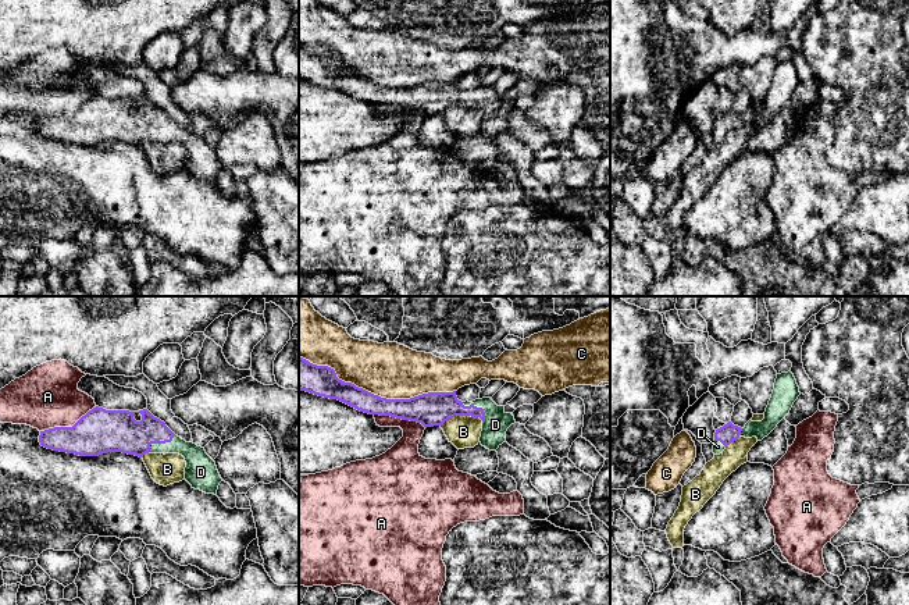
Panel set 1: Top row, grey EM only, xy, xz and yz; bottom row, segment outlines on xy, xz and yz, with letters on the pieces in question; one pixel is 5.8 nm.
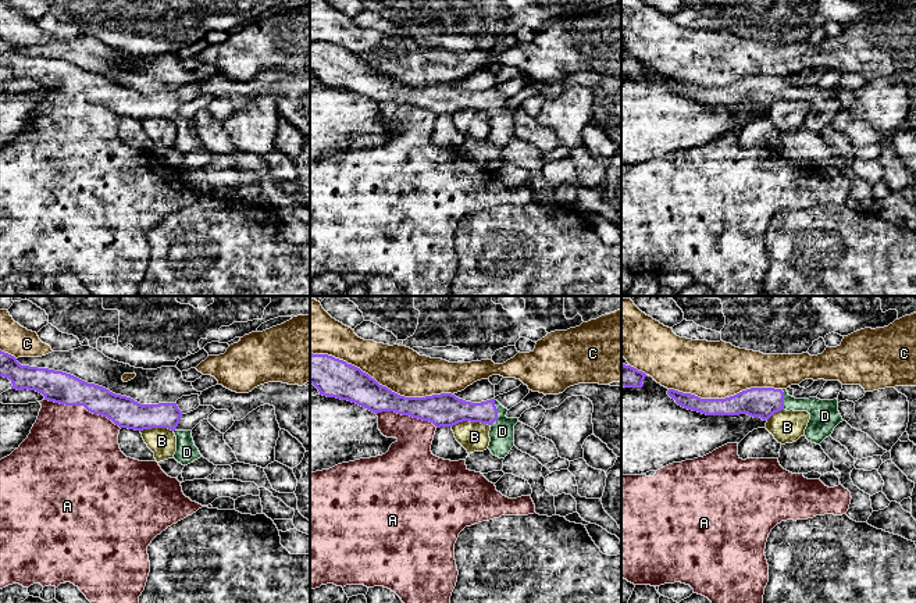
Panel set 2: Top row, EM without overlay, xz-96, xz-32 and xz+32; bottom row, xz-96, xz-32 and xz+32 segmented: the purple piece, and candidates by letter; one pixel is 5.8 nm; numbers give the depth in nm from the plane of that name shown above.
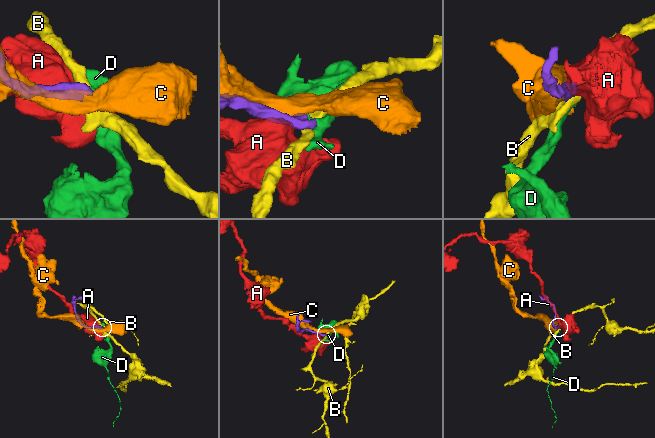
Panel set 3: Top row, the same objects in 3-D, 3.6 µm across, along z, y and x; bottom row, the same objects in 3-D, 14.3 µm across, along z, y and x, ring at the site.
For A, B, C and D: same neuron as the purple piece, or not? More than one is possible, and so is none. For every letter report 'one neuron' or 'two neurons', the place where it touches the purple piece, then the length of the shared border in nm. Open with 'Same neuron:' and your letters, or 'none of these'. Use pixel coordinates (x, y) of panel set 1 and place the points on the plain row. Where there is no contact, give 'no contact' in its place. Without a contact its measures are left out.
Same neuron: D
A: two neurons; contact xy (68, 116); length 360 nm
B: two neurons; contact xz (462, 103); length 260 nm
C: two neurons; contact xz (375, 84); length 900 nm
D: one neuron; contact xz (478, 96); length 170 nm

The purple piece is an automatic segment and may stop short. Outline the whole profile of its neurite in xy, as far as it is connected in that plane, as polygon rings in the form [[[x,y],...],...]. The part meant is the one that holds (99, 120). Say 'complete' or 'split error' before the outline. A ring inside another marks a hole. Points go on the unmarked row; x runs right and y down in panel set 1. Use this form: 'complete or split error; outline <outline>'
split error; outline [[[93,96],[72,115],[40,120],[39,131],[53,139],[79,145],[122,140],[143,146],[146,142],[179,142],[185,146],[185,168],[195,178],[217,184],[222,170],[215,150],[204,136],[175,124],[147,97],[139,100]]]

